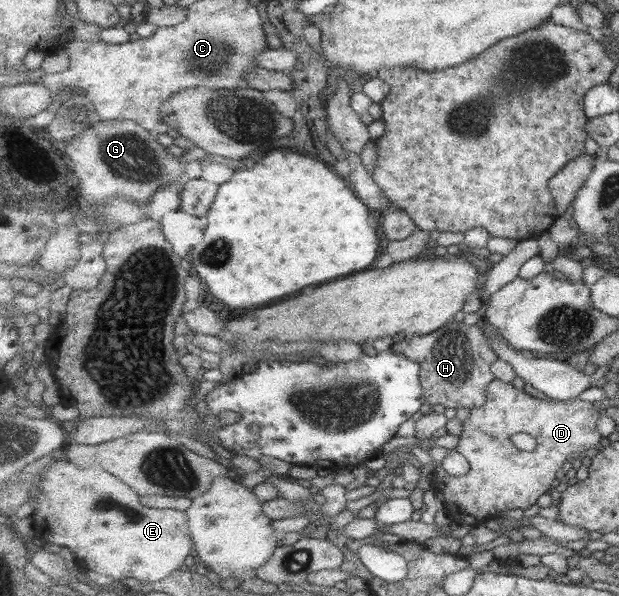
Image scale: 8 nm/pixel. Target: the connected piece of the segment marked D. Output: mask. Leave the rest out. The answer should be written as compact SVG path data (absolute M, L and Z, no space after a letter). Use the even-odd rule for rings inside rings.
M496 379L489 385L487 403L481 408L470 410L470 416L463 423L463 433L459 436L459 443L455 447L471 463L471 470L467 476L452 476L443 468L443 458L448 453L444 447L431 447L429 455L435 465L433 489L445 497L445 510L455 523L465 523L474 526L490 517L497 517L500 512L514 508L529 508L533 506L545 493L551 493L551 483L557 479L557 472L568 467L569 457L587 452L591 448L597 449L601 442L601 434L597 432L597 420L603 416L603 410L598 410L591 402L582 402L579 398L567 401L546 402L533 398L524 390L519 390L511 383ZM525 432L537 439L534 451L520 450L513 444L511 436Z

